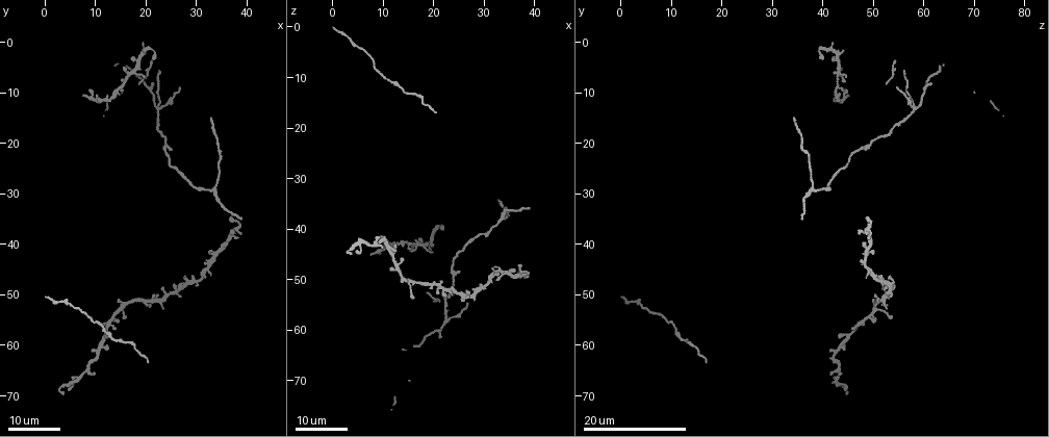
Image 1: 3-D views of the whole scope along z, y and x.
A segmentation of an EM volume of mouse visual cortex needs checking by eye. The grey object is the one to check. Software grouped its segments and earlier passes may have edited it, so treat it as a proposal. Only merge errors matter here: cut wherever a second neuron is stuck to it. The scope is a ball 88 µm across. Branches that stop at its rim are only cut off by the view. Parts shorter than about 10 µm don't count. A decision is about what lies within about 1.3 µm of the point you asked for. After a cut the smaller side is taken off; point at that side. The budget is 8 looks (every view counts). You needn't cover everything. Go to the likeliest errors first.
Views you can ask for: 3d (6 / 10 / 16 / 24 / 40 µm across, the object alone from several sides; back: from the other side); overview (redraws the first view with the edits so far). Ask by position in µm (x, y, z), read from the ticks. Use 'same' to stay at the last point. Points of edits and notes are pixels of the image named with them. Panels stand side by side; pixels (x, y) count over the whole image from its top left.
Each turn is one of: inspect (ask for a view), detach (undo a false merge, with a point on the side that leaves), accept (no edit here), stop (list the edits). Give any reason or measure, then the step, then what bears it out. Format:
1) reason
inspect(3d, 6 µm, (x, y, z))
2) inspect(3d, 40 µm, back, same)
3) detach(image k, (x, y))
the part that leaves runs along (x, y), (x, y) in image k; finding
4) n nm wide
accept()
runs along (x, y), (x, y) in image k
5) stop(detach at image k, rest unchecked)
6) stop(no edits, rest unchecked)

four arms meet
inspect(3d, 24 µm, (22.0, 13.0, 58.0))

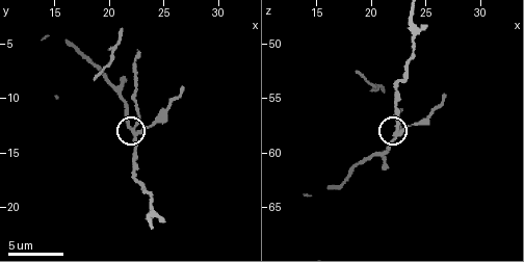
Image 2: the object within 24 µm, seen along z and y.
inspect(3d, 6 µm, (22.2, 13.0, 58.4))

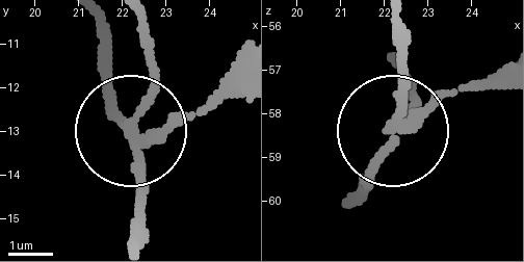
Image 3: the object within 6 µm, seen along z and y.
4 arms
detach(image 3, (159, 74))
a second neuron is stuck on

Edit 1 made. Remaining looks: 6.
inspect(overview)

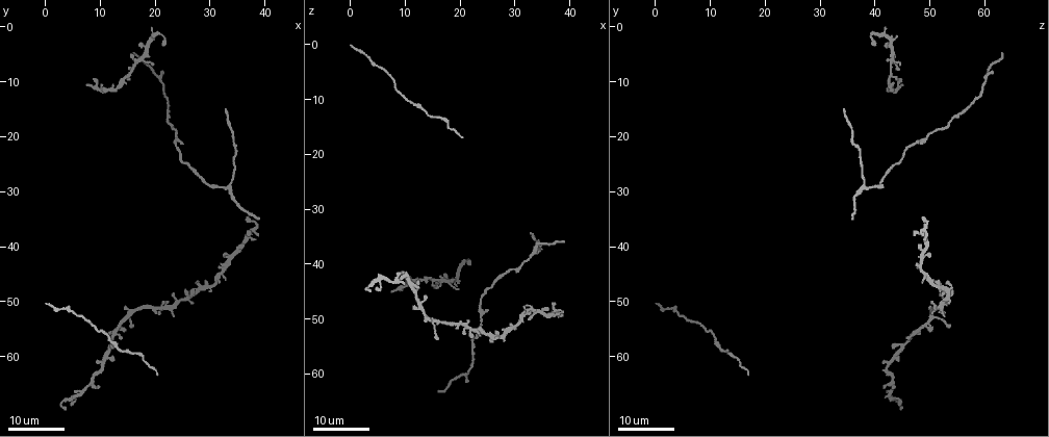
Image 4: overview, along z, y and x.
calibre changes
inspect(3d, 24 µm, (24.0, 20.0, 49.5))

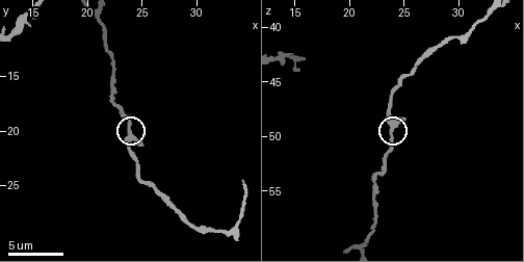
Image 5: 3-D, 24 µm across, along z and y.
closer look
inspect(3d, 6 µm, (23.8, 20.4, 49.2))

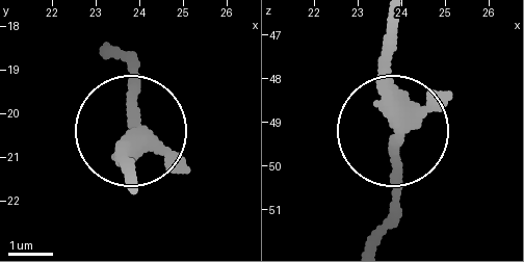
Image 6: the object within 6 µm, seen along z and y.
accept()
continuous, no second neuron

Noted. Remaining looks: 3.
three arms meet
inspect(3d, 24 µm, (12.0, 57.5, 45.5))

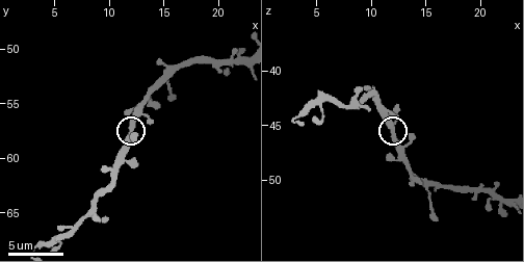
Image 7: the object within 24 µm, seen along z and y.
inspect(3d, 6 µm, (12.0, 57.6, 45.6))

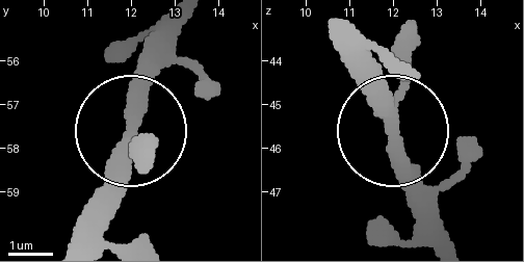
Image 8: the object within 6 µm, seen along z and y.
3 arms
accept()
continuous, no second neuron

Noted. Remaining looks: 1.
stop(detach at image 3, rest unchecked)

